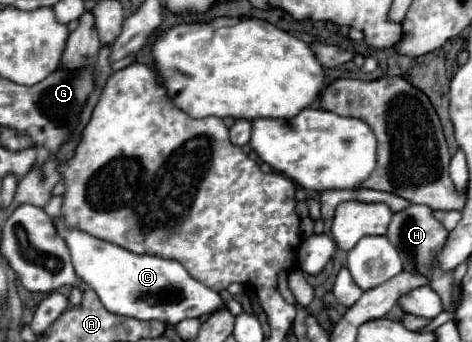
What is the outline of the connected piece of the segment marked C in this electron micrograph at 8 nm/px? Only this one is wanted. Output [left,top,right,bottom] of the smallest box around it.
[56,219,224,323]

